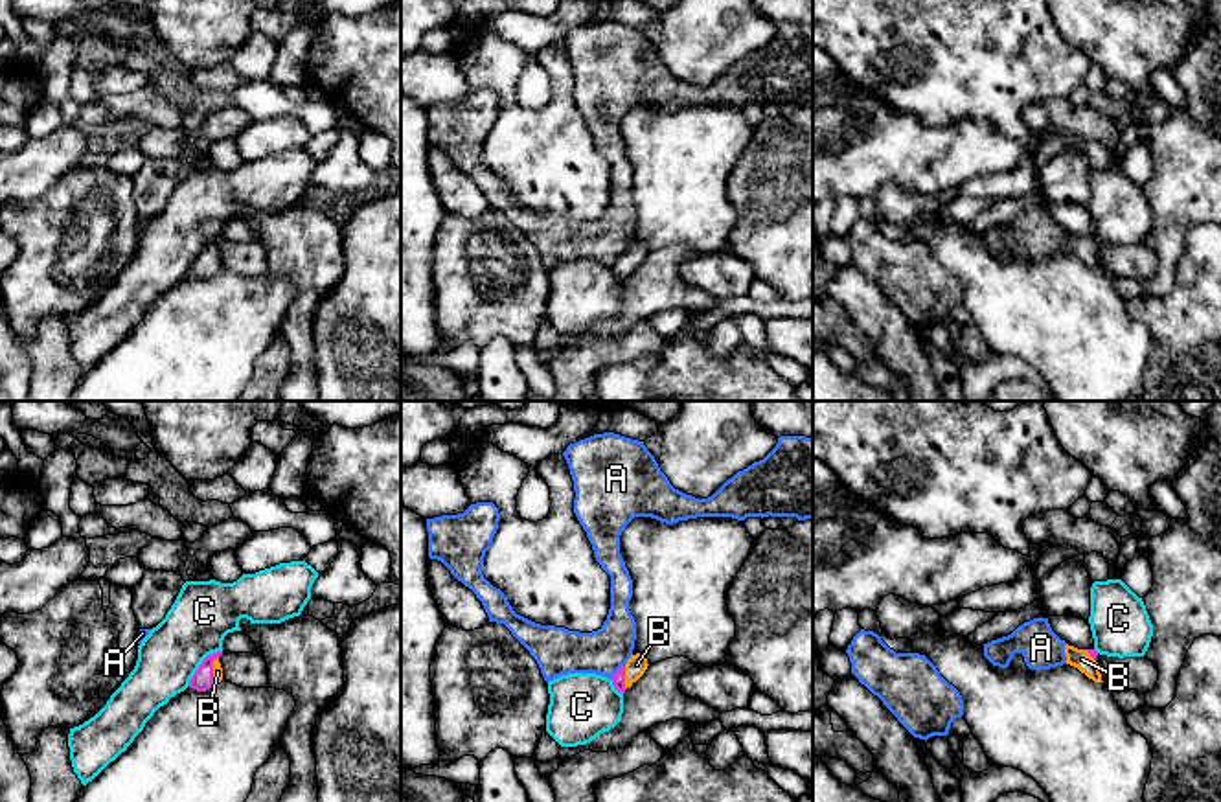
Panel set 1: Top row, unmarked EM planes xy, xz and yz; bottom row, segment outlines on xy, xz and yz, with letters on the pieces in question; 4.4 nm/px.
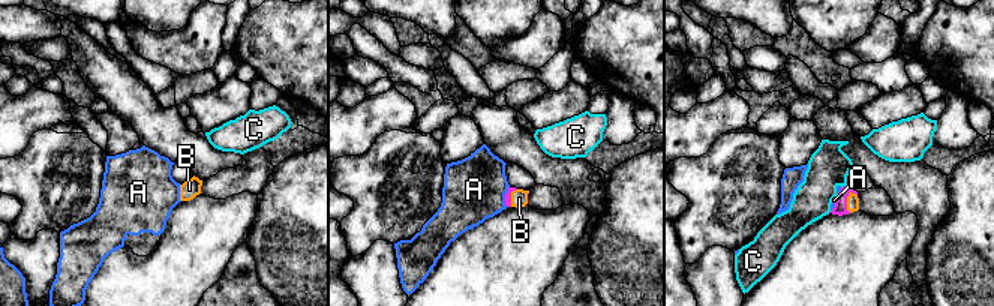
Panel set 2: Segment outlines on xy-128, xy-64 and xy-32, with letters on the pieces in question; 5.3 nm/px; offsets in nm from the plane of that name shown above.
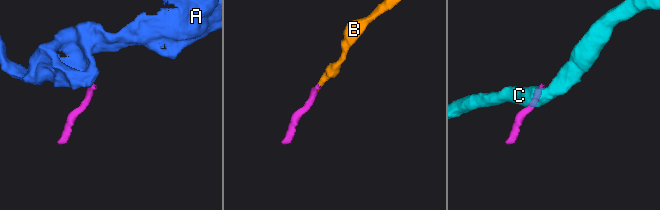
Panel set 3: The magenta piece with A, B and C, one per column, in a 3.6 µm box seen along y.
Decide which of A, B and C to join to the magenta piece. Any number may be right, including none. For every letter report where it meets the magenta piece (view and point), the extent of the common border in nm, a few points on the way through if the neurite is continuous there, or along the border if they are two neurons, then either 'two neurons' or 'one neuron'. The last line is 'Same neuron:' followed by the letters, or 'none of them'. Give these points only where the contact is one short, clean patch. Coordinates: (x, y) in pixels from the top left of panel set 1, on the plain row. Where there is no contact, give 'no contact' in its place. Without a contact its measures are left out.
A: contact xz (616, 260); length 90 nm; border xz (624, 252), (611, 267); two neurons
B: contact xz (624, 265); length 100 nm; way xz (618, 267), (624, 265), (637, 252); one neuron
C: contact xy (201, 252); length 220 nm; border xy (221, 238), (203, 249), (188, 273); two neurons
Same neuron: B

